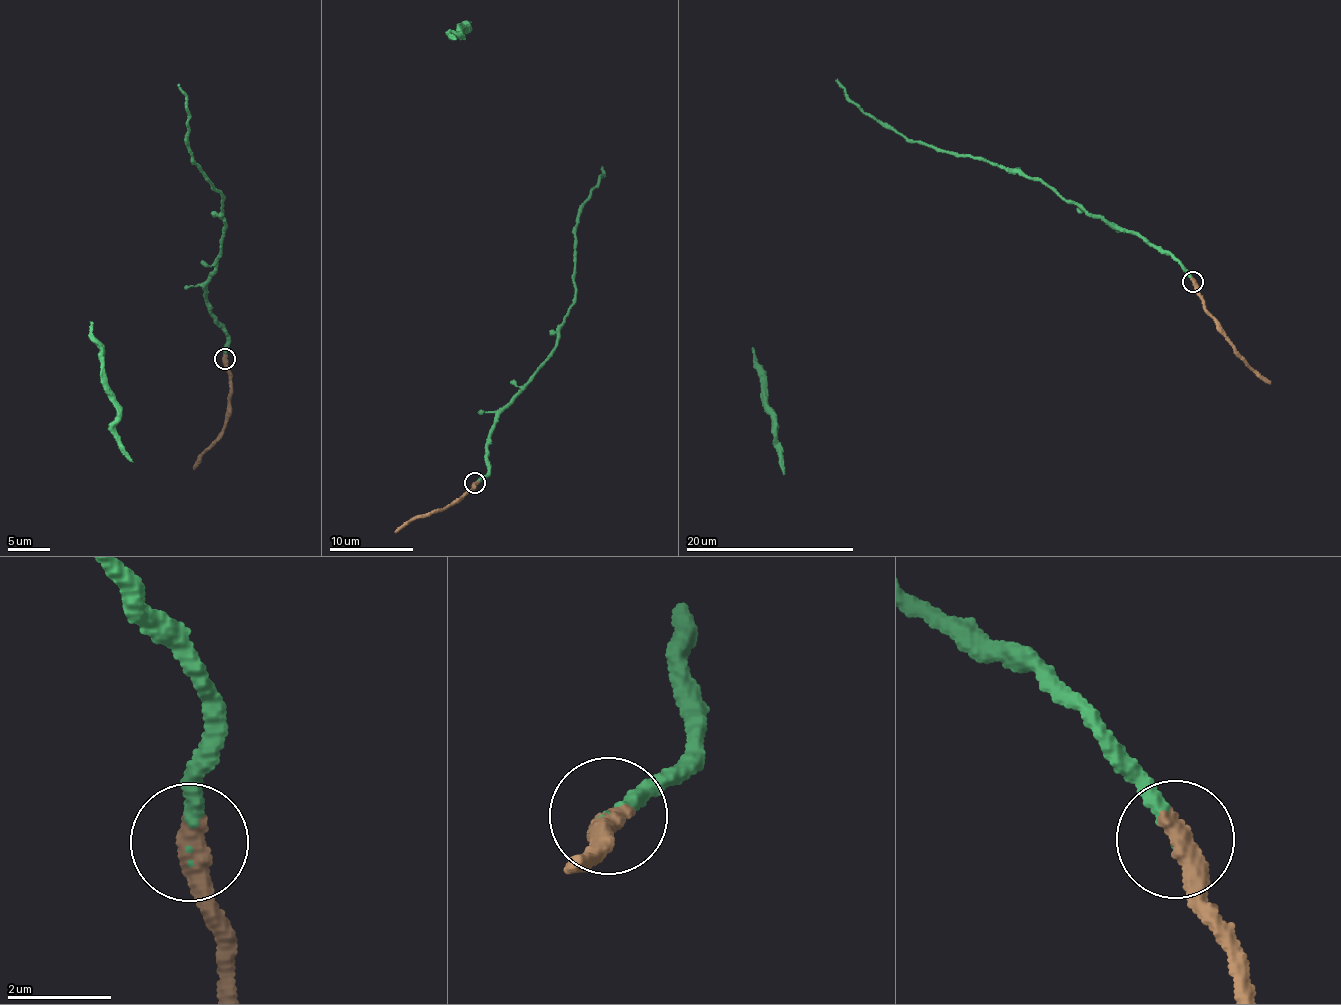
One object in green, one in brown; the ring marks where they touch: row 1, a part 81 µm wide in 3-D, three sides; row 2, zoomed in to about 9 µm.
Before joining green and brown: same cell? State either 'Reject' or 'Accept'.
Accept

